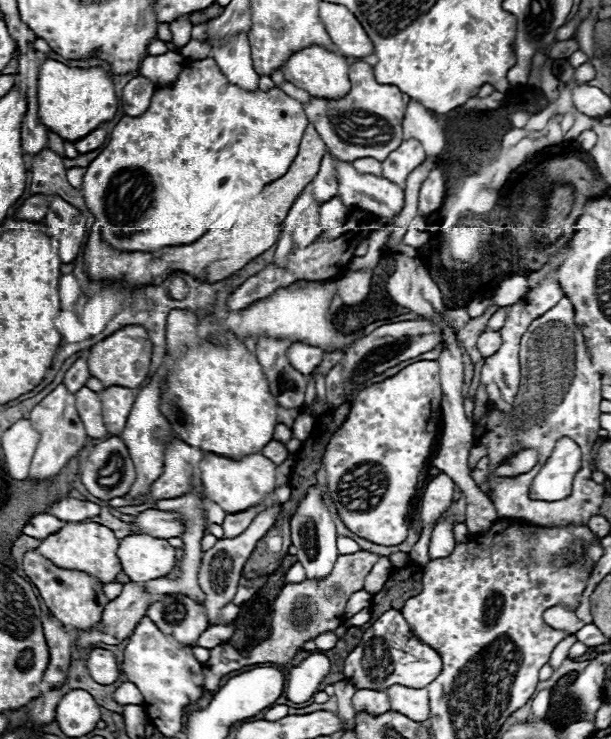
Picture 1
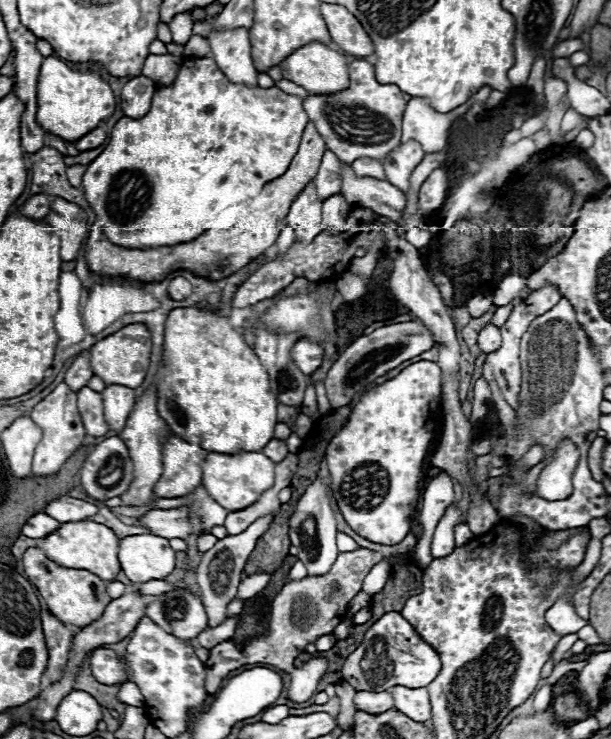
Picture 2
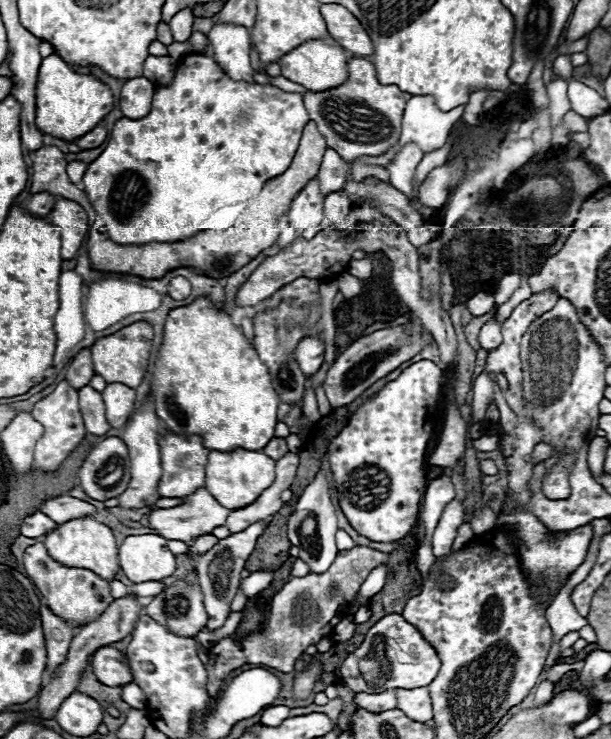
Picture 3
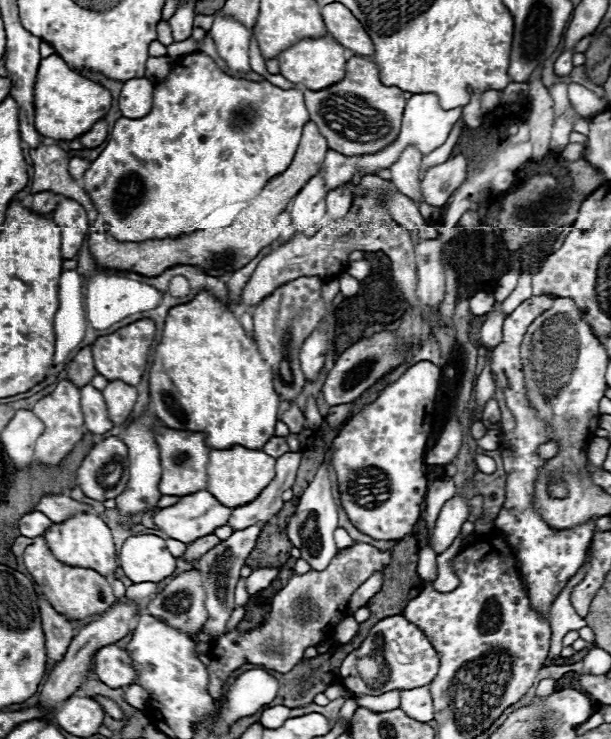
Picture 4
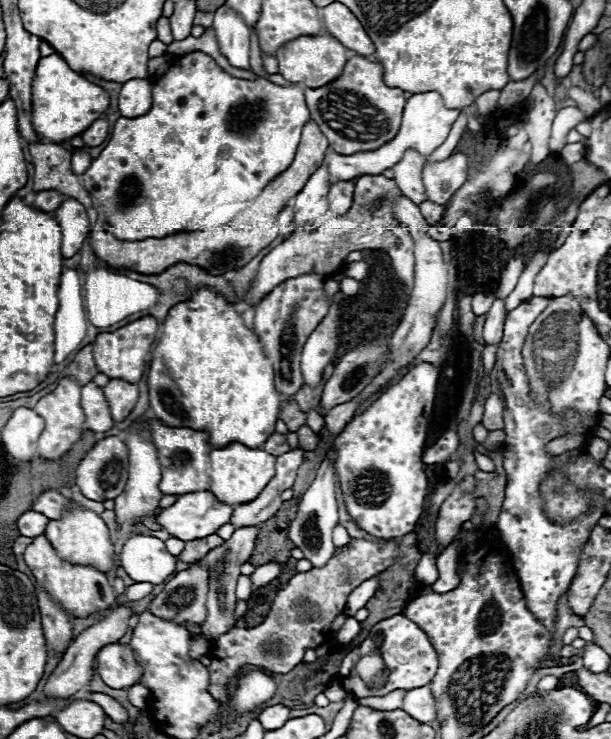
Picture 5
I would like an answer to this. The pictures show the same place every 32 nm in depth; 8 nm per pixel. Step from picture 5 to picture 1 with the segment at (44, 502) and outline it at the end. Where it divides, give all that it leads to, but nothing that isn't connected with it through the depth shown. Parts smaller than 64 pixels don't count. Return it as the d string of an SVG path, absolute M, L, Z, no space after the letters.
M62 498L62 500L54 502L46 512L56 516L62 522L82 522L82 520L88 520L92 516L98 516L100 506L94 502L86 502L86 500Z

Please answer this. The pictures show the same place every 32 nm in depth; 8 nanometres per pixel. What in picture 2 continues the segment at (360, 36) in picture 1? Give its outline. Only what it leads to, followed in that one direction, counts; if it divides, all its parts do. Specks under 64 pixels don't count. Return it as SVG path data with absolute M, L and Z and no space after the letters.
M322 2L320 12L322 12L322 18L326 20L332 40L342 48L342 52L356 58L370 56L374 52L370 36L344 6Z

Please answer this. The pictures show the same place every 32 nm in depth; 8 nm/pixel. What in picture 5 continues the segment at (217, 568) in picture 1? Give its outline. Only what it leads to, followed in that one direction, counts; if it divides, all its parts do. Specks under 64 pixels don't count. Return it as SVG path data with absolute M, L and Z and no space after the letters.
M248 526L248 528L238 528L230 540L226 540L222 546L210 550L202 562L206 562L206 566L210 568L210 584L208 584L208 616L206 620L200 624L200 630L204 636L208 636L208 640L216 642L220 634L226 634L228 630L232 630L236 626L236 618L234 618L234 610L236 610L236 582L240 576L240 566L250 558L252 548L254 548L254 540L256 540L256 526Z

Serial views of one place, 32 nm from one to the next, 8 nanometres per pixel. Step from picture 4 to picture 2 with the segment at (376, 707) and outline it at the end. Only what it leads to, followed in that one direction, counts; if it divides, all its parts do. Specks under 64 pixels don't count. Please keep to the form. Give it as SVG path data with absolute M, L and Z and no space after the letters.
M387 691L384 692L356 692L354 706L356 710L366 710L370 714L382 714L393 708L393 698Z

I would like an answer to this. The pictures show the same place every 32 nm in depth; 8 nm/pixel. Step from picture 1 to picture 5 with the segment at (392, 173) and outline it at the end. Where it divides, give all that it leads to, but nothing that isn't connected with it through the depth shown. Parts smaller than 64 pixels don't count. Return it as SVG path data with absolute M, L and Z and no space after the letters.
M414 150L406 152L404 158L394 166L394 180L398 188L414 204L422 204L426 200L426 188L422 182L422 166L424 166L424 156L420 156Z

